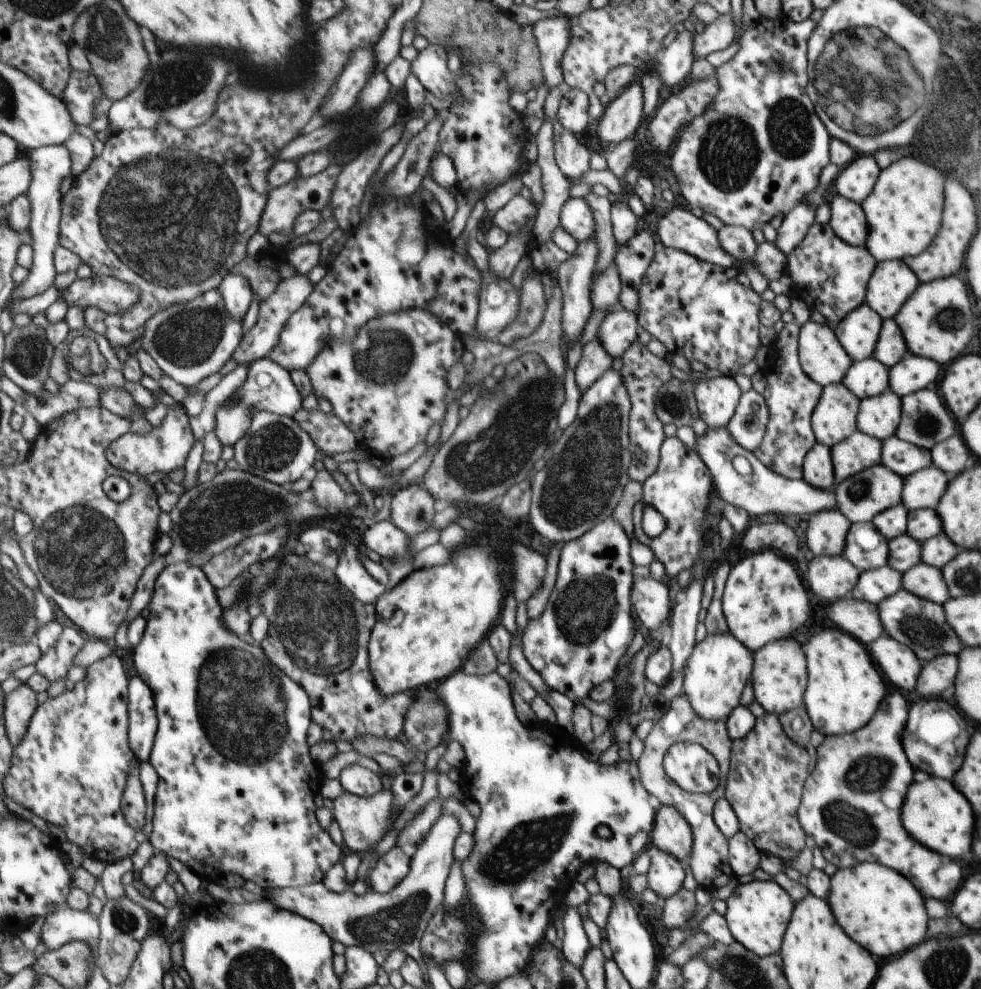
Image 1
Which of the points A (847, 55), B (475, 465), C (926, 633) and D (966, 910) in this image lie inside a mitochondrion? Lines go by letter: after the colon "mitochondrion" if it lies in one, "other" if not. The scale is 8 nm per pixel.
A: mitochondrion
B: mitochondrion
C: mitochondrion
D: other

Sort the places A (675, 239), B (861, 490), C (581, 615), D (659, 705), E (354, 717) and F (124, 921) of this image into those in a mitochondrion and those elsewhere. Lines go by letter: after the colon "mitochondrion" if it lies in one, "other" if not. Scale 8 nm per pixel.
A: other
B: mitochondrion
C: mitochondrion
D: other
E: other
F: mitochondrion

